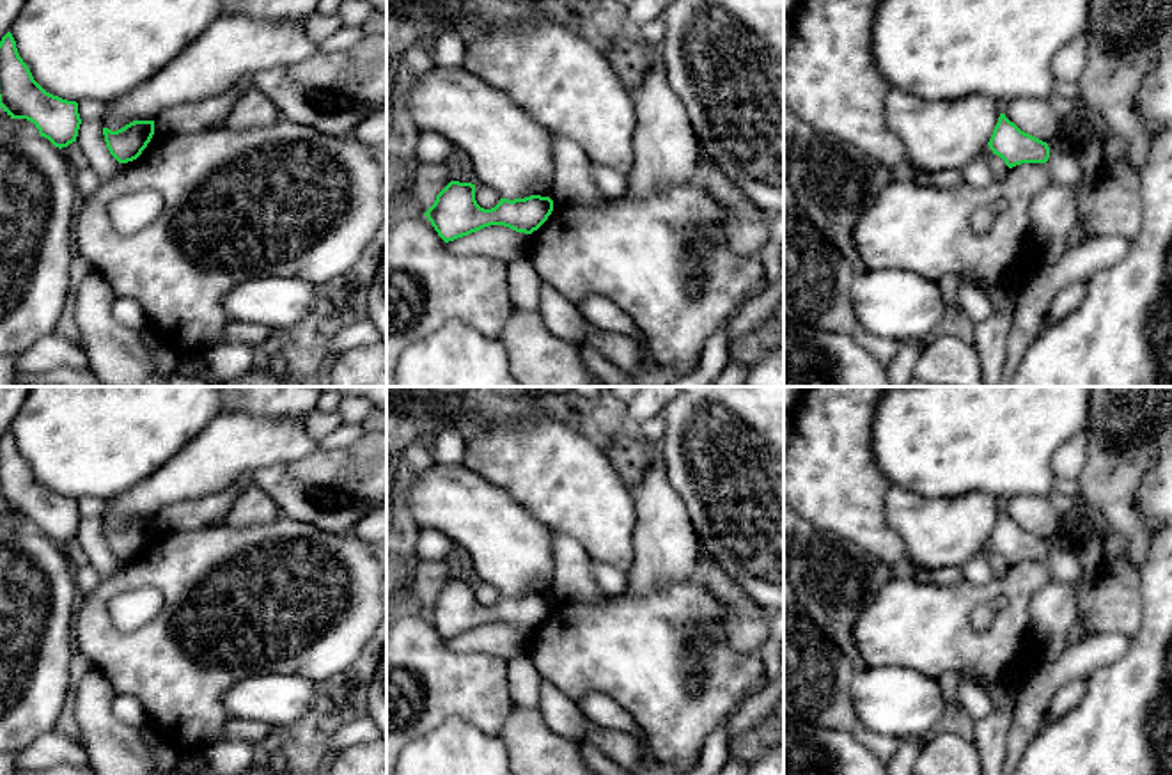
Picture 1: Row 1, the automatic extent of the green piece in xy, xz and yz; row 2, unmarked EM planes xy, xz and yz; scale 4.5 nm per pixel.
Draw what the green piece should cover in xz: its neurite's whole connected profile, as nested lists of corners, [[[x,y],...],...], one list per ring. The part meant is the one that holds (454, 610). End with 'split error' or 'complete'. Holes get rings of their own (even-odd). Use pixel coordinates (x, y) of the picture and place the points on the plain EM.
[[[450,578],[424,612],[438,633],[449,640],[489,622],[532,631],[548,617],[551,608],[553,598],[541,592],[500,596],[495,605],[484,607],[475,598],[475,582]]]; complete

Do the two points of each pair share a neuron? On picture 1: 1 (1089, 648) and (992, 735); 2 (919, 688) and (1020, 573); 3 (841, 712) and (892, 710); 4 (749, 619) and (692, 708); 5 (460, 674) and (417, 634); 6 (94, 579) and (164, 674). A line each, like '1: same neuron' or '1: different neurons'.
1: different neurons
2: different neurons
3: different neurons
4: different neurons
5: same neuron
6: different neurons

